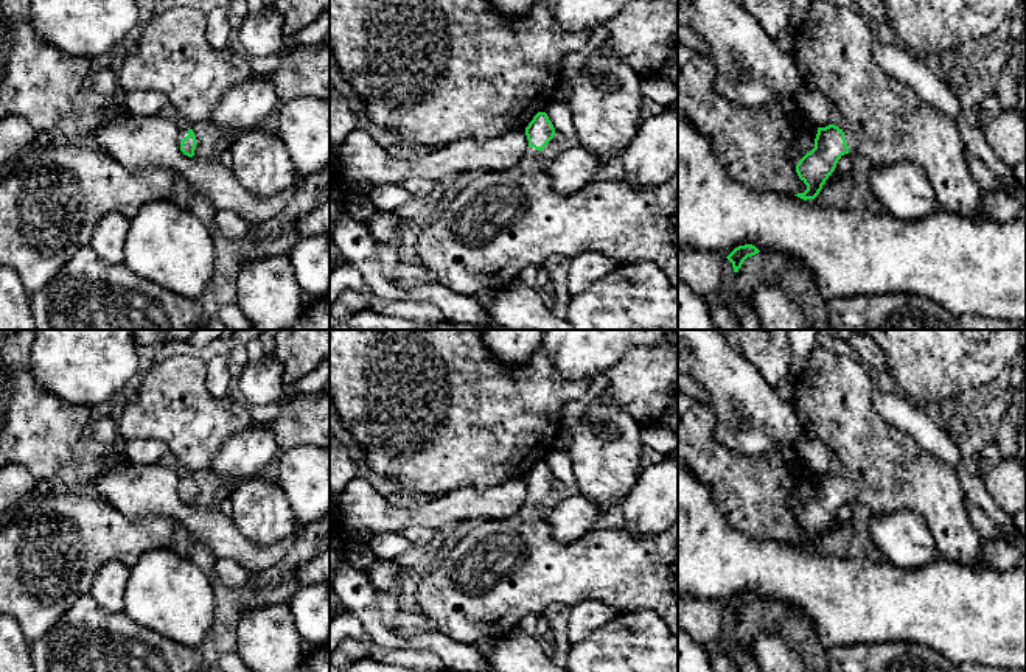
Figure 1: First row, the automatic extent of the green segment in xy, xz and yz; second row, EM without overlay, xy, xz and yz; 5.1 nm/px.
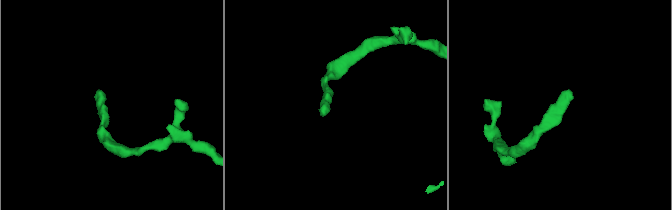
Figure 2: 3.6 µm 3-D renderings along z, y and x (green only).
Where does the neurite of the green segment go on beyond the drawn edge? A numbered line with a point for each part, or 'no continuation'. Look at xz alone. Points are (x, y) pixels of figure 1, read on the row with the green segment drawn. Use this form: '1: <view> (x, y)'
1: xz (509, 220)

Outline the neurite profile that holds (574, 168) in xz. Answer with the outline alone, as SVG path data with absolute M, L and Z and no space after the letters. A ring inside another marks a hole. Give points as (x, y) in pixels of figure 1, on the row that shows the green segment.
M574 146L546 165L546 170L557 194L574 194L592 182L600 166L602 162L597 156L583 146Z

